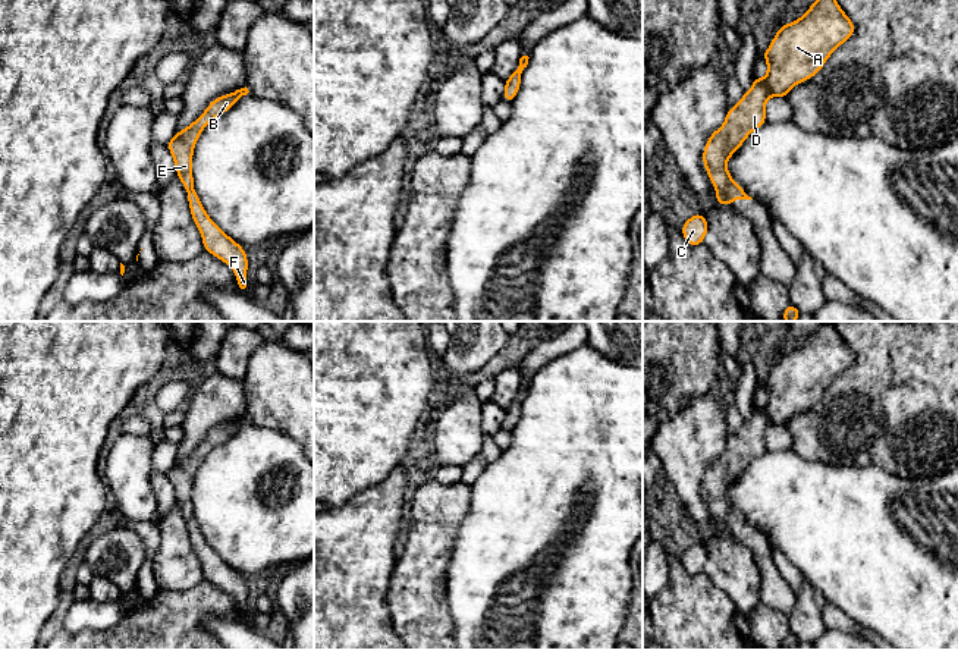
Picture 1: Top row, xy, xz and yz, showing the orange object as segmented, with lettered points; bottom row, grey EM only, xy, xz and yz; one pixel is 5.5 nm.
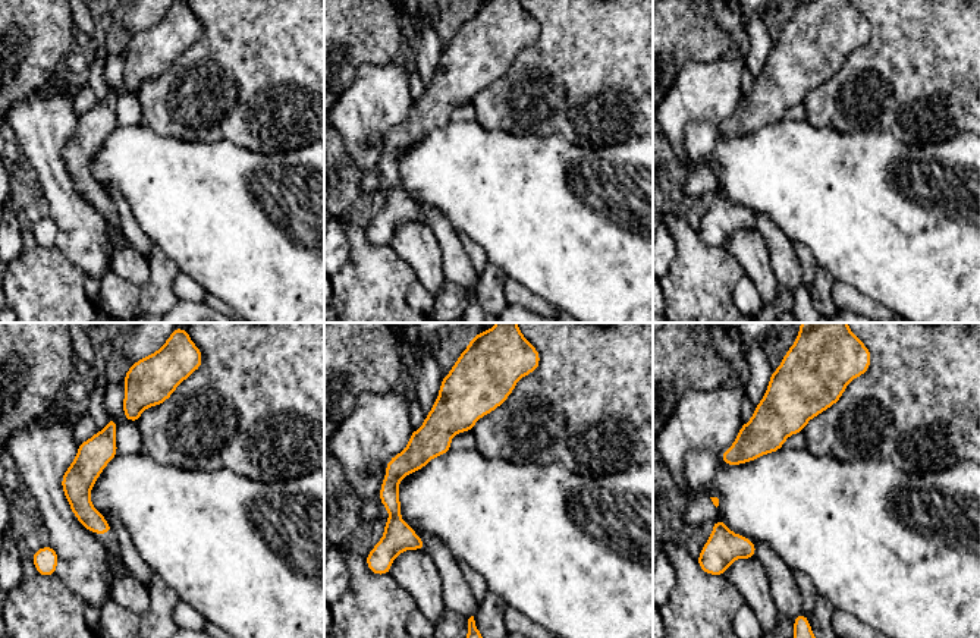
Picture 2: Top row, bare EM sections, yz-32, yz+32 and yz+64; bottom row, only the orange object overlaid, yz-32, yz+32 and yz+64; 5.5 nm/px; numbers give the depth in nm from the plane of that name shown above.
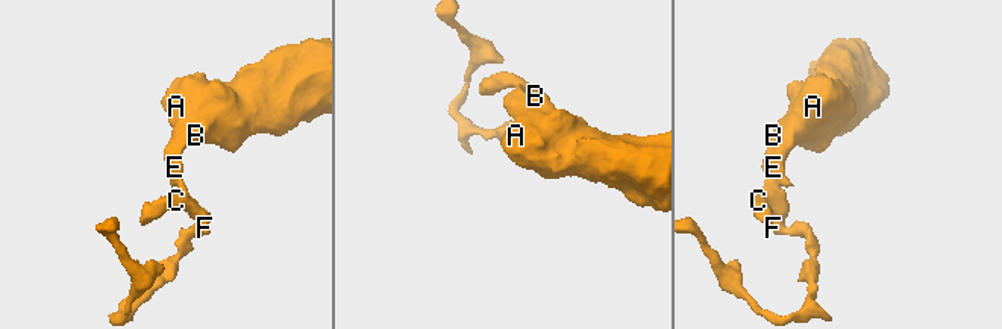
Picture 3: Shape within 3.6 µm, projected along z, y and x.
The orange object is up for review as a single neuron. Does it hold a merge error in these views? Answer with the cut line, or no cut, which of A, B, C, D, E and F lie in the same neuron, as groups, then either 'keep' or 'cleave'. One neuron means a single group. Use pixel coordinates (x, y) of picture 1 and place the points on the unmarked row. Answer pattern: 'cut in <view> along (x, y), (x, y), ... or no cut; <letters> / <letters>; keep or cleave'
no cut; A B C D E F; keep

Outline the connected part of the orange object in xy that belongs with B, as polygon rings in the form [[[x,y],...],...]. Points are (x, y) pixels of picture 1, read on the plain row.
[[[248,417],[236,418],[230,423],[214,427],[204,442],[189,455],[175,462],[167,471],[167,477],[173,486],[176,503],[188,521],[188,534],[191,537],[192,549],[195,550],[201,566],[204,580],[213,583],[220,590],[226,591],[236,603],[238,616],[242,622],[248,619],[248,585],[242,574],[226,563],[204,538],[194,515],[192,486],[195,472],[205,458],[220,443],[233,436],[242,424],[246,424]]]

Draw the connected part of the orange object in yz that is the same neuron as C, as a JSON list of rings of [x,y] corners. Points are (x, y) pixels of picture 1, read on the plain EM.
[[[701,541],[691,544],[682,555],[682,565],[687,572],[698,575],[704,571],[709,553],[706,546]]]

